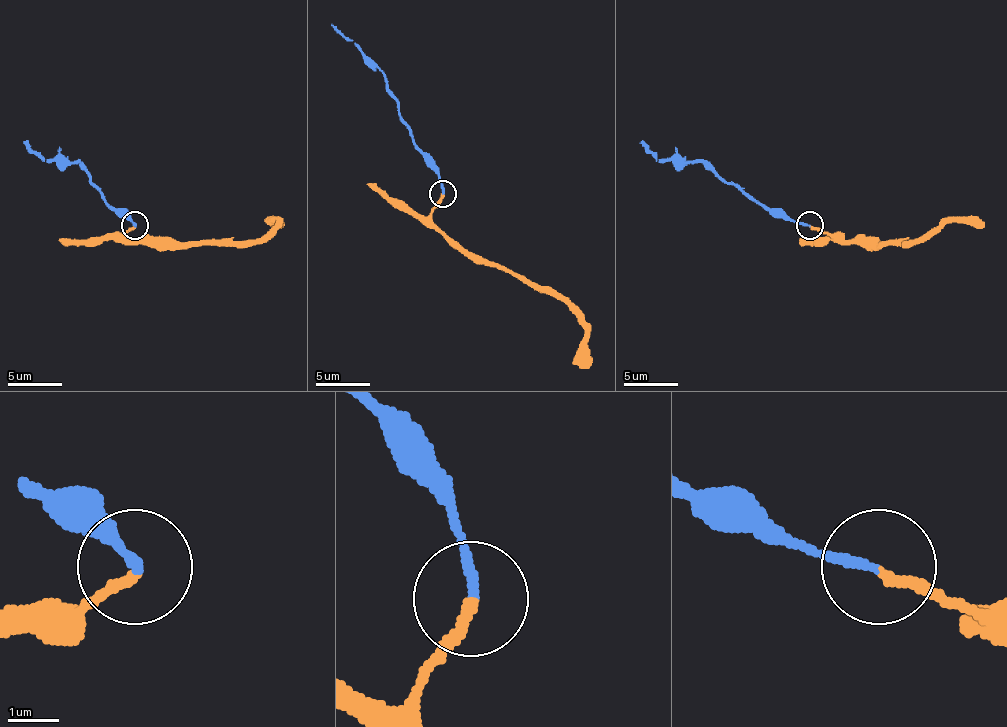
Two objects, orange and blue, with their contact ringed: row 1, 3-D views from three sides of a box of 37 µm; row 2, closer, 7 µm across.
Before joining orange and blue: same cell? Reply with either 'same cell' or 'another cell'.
same cell

